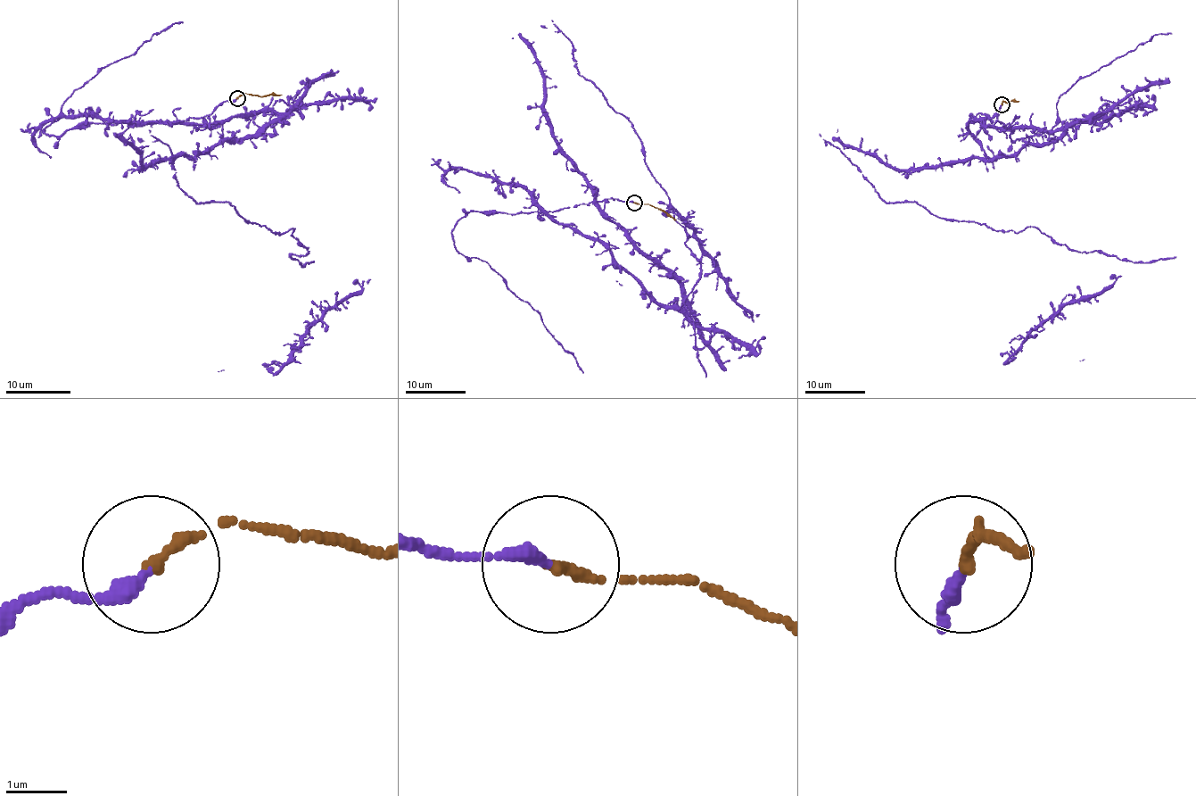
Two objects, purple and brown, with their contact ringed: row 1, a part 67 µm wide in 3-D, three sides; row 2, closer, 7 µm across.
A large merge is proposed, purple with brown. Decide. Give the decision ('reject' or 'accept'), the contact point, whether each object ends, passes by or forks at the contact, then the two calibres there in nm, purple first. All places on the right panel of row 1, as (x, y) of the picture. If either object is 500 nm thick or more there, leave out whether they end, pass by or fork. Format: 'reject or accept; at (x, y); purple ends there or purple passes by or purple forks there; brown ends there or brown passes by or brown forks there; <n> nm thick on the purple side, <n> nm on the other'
accept; at (1002, 104); purple ends there; brown ends there; 240 nm thick on the purple side, 190 nm on the other

